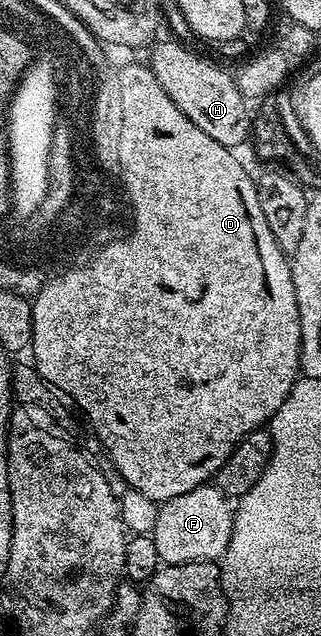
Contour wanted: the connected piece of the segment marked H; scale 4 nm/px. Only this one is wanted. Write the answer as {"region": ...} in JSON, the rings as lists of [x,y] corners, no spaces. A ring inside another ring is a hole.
{"region":[[[161,41],[149,50],[148,67],[152,75],[156,75],[156,83],[164,87],[164,95],[168,95],[168,99],[172,99],[204,135],[216,139],[216,143],[227,147],[246,143],[252,133],[252,109],[246,106],[248,99],[238,89],[237,80],[208,58],[174,41]]]}

